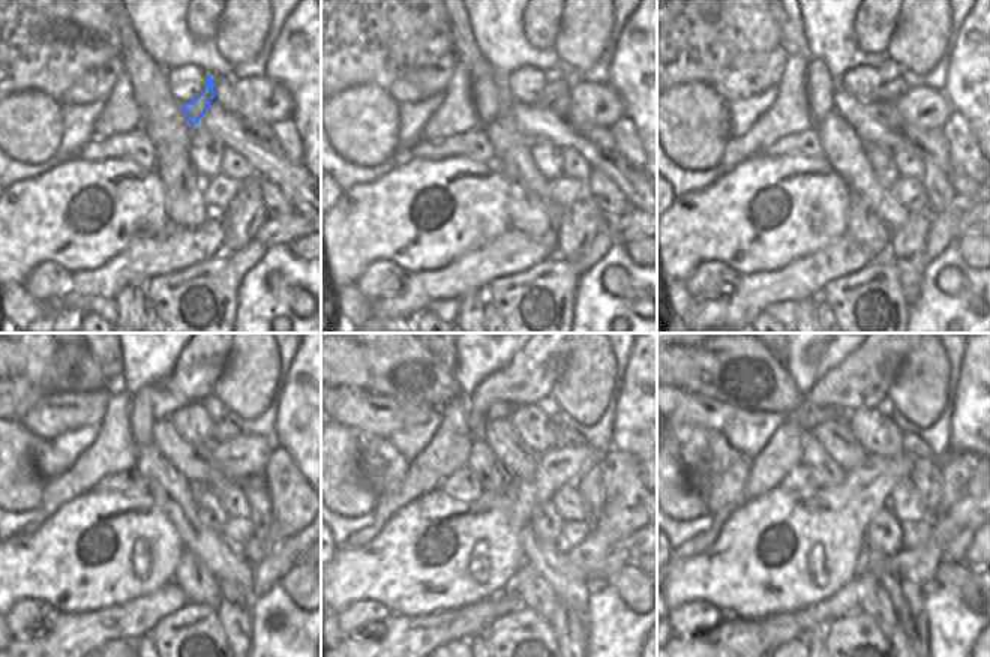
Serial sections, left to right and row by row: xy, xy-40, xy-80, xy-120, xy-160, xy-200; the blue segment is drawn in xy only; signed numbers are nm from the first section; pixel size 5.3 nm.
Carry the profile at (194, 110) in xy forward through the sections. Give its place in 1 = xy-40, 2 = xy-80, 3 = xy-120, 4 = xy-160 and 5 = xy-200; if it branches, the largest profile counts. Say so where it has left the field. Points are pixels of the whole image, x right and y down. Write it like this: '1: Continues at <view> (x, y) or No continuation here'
1: Continues at xy-40 (554, 90)
2: Continues at xy-80 (893, 90)
3: Continues at xy-120 (224, 431)
4: Continues at xy-160 (566, 437)
5: Continues at xy-200 (912, 446)

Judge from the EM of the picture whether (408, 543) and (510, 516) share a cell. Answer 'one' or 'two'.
one

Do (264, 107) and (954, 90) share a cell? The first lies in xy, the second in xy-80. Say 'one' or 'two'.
two

